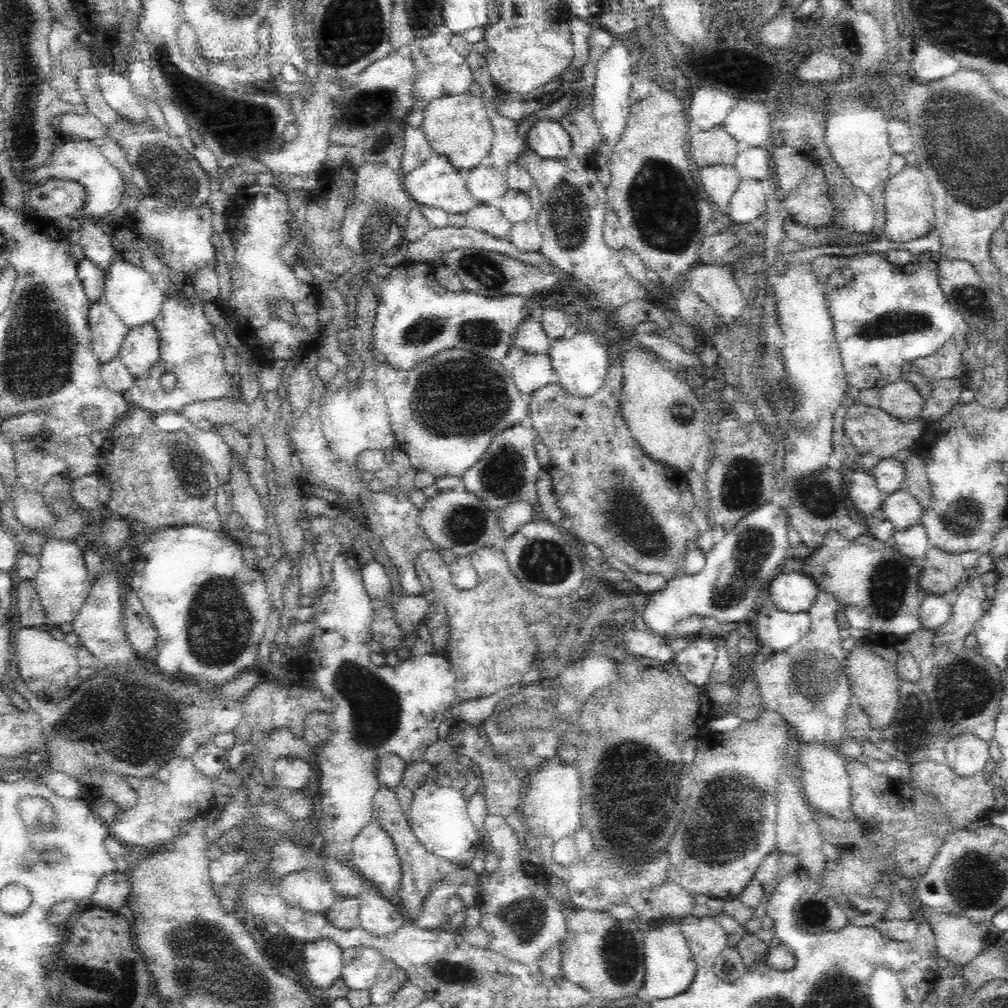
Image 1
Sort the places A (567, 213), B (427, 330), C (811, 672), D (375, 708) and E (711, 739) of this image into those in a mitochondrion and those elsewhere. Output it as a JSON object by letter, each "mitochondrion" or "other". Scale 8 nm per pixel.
{"A":"mitochondrion","B":"mitochondrion","C":"mitochondrion","D":"mitochondrion","E":"other"}

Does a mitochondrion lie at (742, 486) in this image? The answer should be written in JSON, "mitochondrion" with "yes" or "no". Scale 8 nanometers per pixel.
{"mitochondrion":"yes"}

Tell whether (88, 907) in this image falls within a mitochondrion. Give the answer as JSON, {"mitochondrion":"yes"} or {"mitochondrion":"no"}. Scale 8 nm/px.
{"mitochondrion":"no"}

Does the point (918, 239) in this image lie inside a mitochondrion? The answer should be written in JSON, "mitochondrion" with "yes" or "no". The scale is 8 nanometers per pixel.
{"mitochondrion":"no"}

